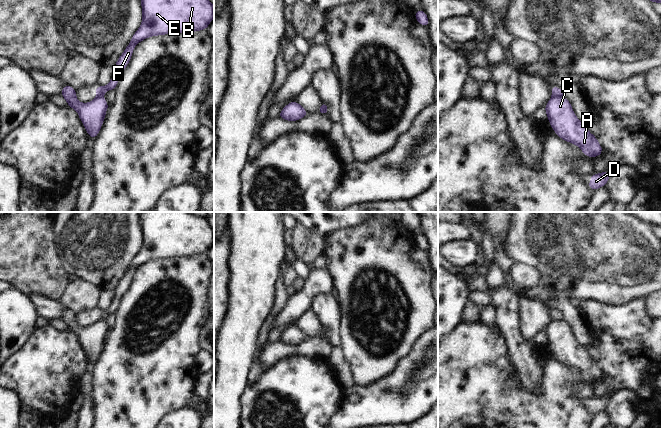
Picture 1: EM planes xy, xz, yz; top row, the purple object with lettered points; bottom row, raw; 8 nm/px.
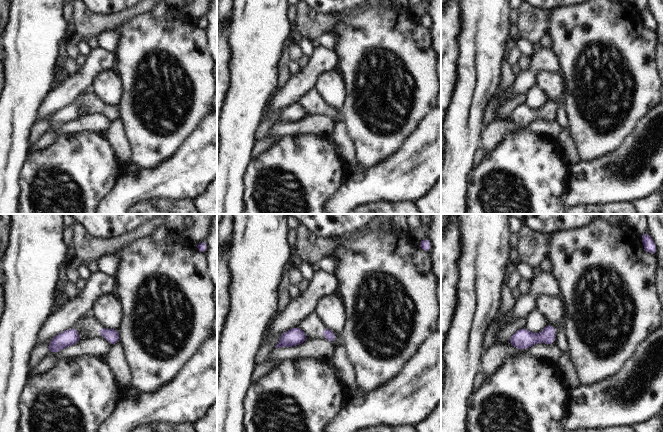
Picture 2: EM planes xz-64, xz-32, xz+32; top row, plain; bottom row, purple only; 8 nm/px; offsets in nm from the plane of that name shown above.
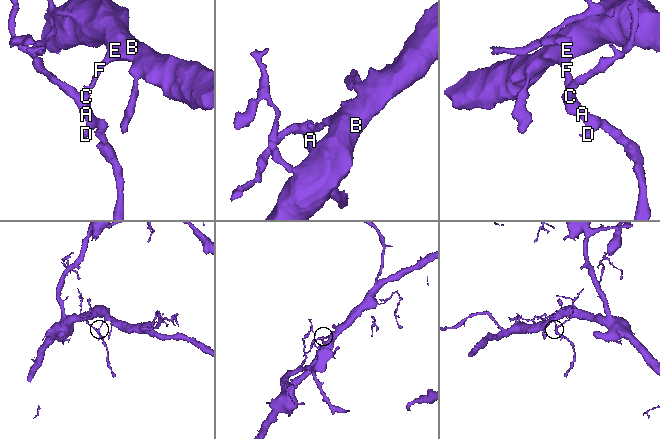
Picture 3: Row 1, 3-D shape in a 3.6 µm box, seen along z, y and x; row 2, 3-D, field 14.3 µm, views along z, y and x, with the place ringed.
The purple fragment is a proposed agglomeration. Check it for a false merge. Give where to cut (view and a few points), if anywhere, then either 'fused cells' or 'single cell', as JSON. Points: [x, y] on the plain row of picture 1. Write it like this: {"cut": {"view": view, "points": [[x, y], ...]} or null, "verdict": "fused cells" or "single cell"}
{"cut": {"view": "yz", "points": [[552, 319], [557, 321], [563, 320]]}, "verdict": "fused cells"}

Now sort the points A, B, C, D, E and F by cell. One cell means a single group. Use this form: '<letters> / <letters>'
A C D / B E F

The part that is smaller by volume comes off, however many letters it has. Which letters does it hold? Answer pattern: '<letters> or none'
A, C, D

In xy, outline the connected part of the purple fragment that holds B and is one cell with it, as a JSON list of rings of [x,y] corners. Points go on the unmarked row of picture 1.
[[[138,212],[142,230],[142,247],[134,257],[116,288],[107,310],[95,310],[96,320],[115,314],[128,289],[135,270],[151,260],[191,257],[205,254],[214,242],[214,229],[205,218],[191,212]]]

